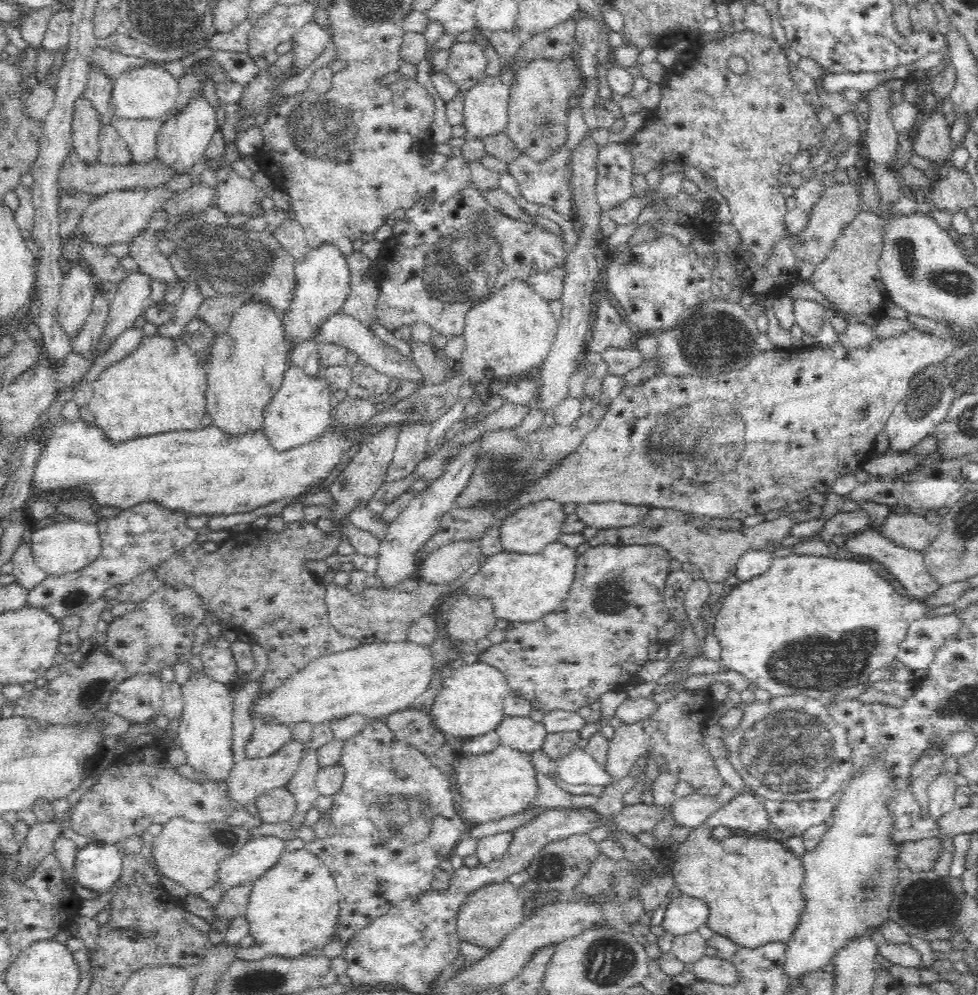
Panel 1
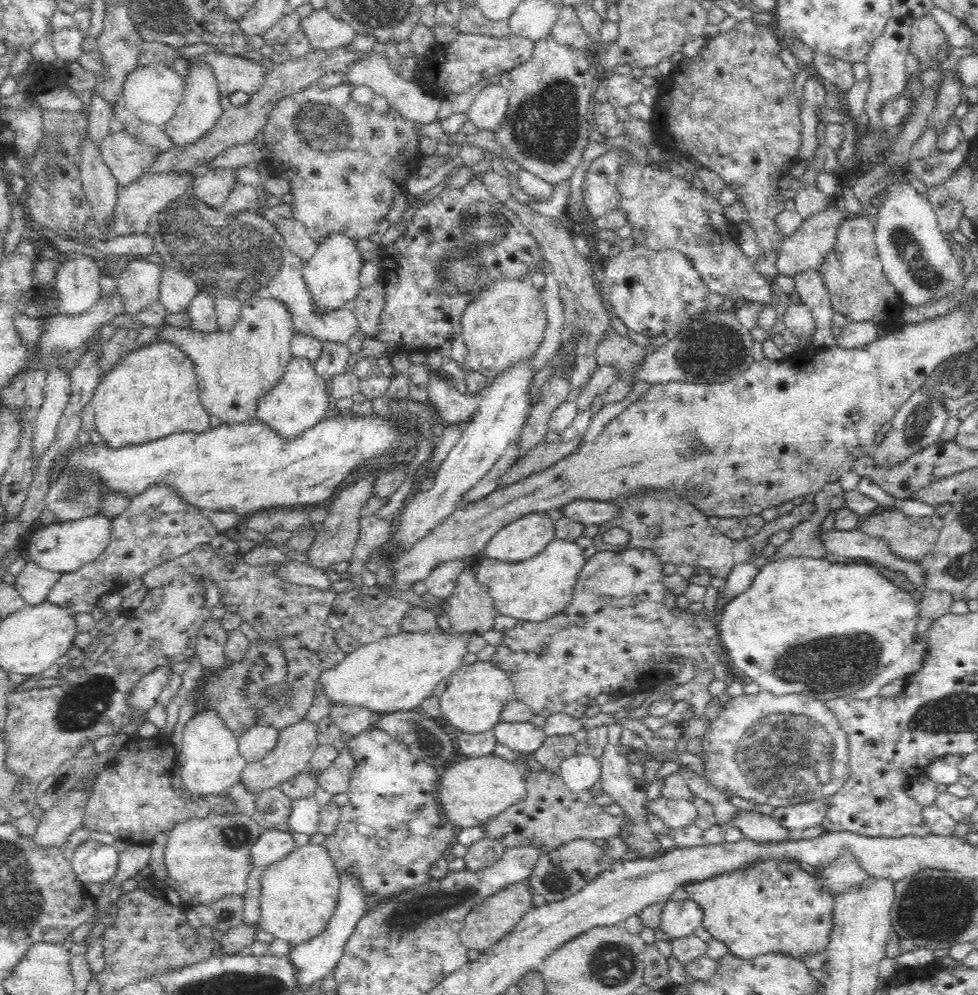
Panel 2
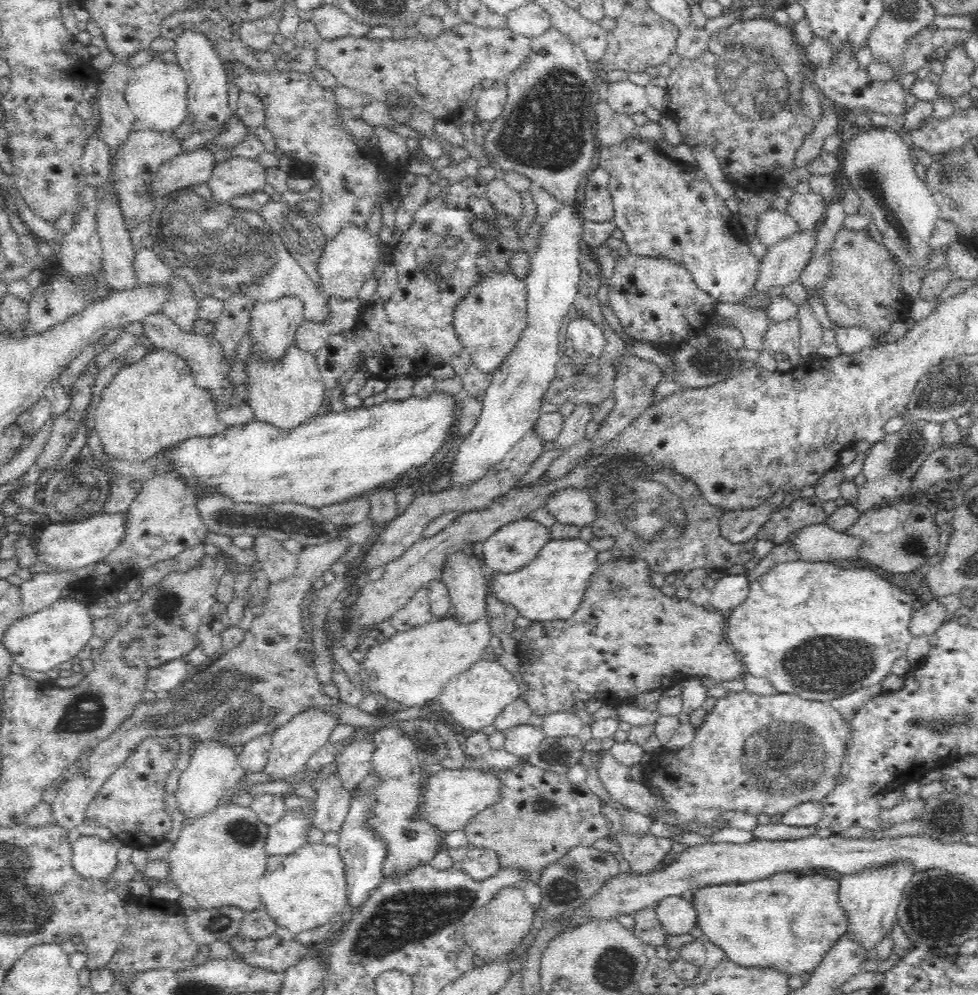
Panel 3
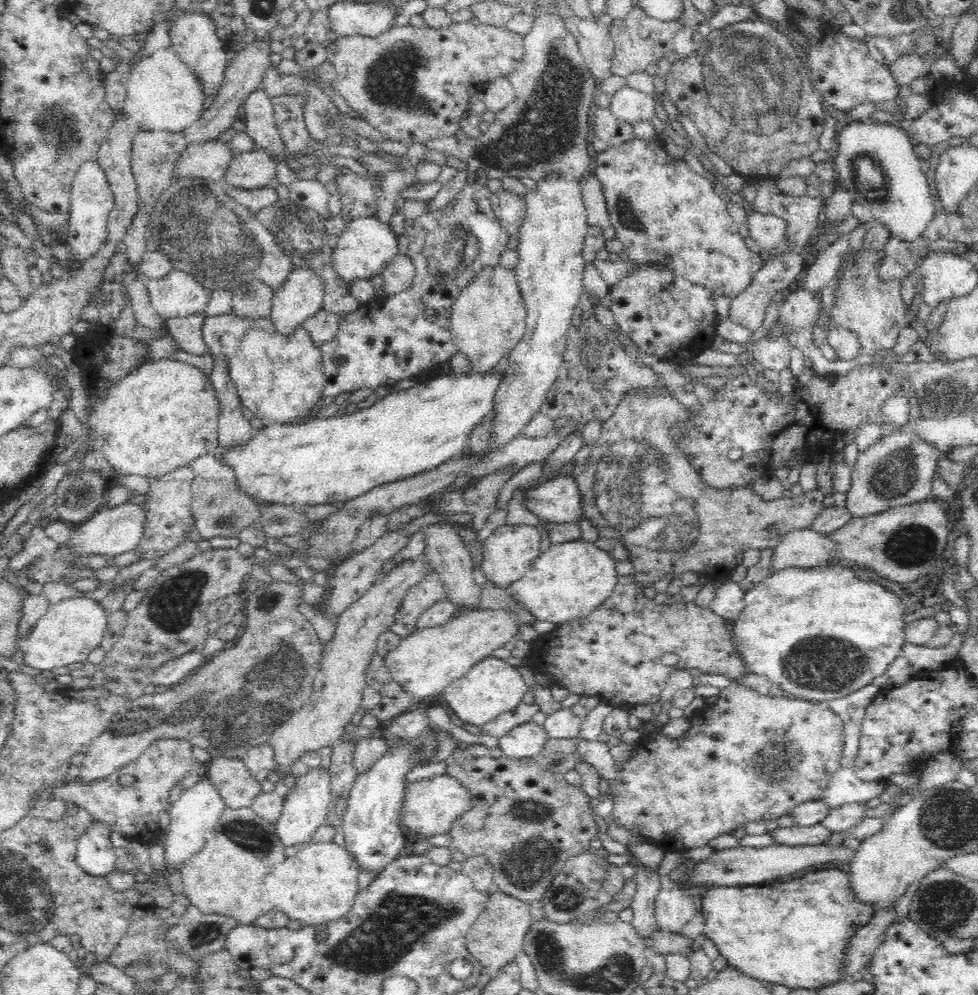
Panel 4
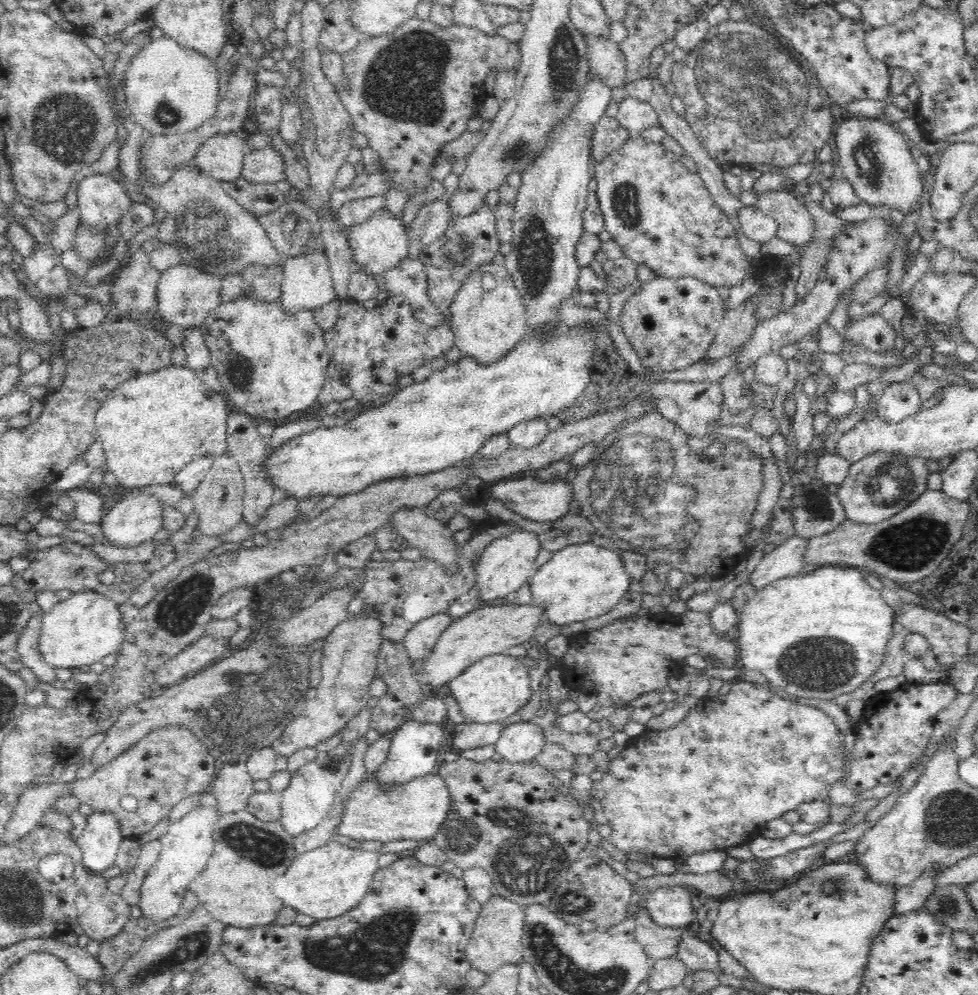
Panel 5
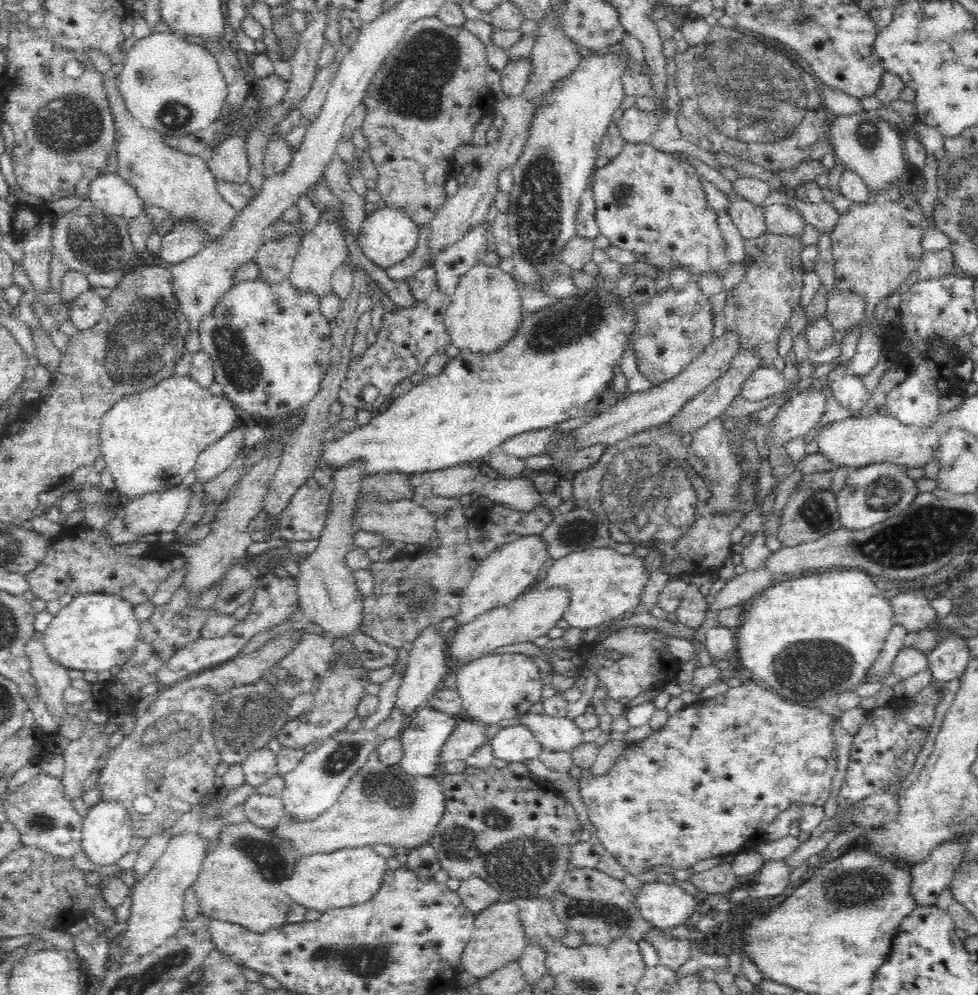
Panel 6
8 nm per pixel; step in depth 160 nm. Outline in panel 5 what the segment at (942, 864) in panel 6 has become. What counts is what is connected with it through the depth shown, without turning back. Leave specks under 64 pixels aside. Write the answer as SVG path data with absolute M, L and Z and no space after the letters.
M927 872L907 887L899 888L894 893L894 906L890 916L900 916L922 908L926 896L932 892L935 885L932 883L934 873Z

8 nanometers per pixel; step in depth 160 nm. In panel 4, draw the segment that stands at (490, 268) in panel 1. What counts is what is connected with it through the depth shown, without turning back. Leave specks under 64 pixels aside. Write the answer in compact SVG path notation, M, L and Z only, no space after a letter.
M468 182L463 190L445 206L429 208L428 212L410 220L405 219L405 236L408 239L406 256L412 261L412 284L394 296L380 302L368 303L368 308L358 308L346 315L331 342L318 346L323 375L324 398L336 397L341 392L353 392L358 388L377 388L412 378L418 372L432 368L434 364L449 362L460 351L451 335L451 310L456 299L475 276L486 267L497 267L502 254L508 251L510 233L498 222L491 208L492 192L486 184Z

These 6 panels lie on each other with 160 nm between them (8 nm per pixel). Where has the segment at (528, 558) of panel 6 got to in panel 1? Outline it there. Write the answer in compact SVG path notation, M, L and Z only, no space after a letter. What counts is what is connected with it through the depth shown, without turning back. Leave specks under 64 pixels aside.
M553 498L532 500L524 506L507 514L501 521L501 543L506 551L520 553L540 553L546 546L557 540L563 533L563 526L568 515L562 503Z

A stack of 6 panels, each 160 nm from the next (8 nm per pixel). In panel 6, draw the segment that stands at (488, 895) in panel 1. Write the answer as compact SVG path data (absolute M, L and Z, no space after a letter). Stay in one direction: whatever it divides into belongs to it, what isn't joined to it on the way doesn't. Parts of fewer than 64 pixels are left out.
M496 900L479 913L475 920L473 937L465 946L462 964L465 970L475 977L488 976L492 971L502 968L506 963L518 960L526 948L524 925L515 901Z

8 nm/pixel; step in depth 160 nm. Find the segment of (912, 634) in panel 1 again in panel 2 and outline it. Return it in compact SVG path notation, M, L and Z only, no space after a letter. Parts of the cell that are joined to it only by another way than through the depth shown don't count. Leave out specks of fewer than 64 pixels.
M929 629L916 632L914 639L902 652L900 658L890 664L884 672L876 674L868 686L854 692L856 698L874 698L879 696L882 687L890 684L893 680L915 674L922 670L923 662L928 658L930 650Z

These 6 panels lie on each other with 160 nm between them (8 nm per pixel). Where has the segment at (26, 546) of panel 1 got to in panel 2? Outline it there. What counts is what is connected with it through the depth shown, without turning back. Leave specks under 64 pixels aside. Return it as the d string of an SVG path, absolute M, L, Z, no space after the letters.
M27 558L26 566L16 576L14 586L20 591L27 605L38 605L44 602L49 589L60 579L60 576L60 572L41 568Z

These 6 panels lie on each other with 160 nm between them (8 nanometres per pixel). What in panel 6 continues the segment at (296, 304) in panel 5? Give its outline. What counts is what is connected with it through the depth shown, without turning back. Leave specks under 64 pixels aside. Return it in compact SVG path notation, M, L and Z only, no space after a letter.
M319 219L318 225L309 235L305 236L302 244L303 246L299 247L299 251L293 260L293 267L288 278L288 283L298 293L302 295L310 293L316 299L322 300L324 297L333 294L333 290L331 289L332 272L346 260L346 245L344 245L342 233L340 233L340 229L334 223L328 223L324 219Z

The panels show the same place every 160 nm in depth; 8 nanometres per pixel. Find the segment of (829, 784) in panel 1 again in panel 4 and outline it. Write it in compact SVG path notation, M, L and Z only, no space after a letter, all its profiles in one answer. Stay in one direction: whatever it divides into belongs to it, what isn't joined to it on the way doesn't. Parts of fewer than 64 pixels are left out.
M740 681L733 682L728 688L723 689L718 694L716 704L703 706L696 709L690 716L690 730L688 735L682 740L670 741L658 732L658 734L648 735L636 742L638 754L628 762L619 763L625 783L620 787L610 786L610 797L613 797L615 805L613 806L612 818L616 826L624 829L632 829L635 825L642 825L654 845L662 848L664 851L682 851L694 846L704 846L717 836L737 833L741 827L748 822L759 822L768 820L777 820L784 815L791 815L791 812L803 802L823 800L825 788L832 775L838 770L843 756L845 744L845 734L843 731L842 719L829 706L827 701L814 703L812 701L799 699L796 697L771 697L762 696L758 692L746 688Z

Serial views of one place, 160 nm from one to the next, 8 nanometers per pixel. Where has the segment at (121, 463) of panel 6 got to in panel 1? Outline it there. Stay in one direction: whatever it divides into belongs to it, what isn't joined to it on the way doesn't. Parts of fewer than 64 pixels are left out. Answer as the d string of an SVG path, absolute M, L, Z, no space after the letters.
M158 333L153 336L145 336L142 340L142 344L138 346L137 350L128 354L124 358L114 362L114 364L106 367L96 380L93 382L93 396L86 404L87 407L92 411L92 414L95 418L95 424L98 428L101 428L114 444L118 442L124 442L124 440L130 440L132 436L144 436L144 434L160 434L160 432L172 432L172 430L192 430L192 428L201 428L202 418L207 412L207 392L208 392L208 377L207 369L203 364L200 357L192 351L192 348L188 347L188 344L185 344L180 337L169 338L166 336L161 336Z

